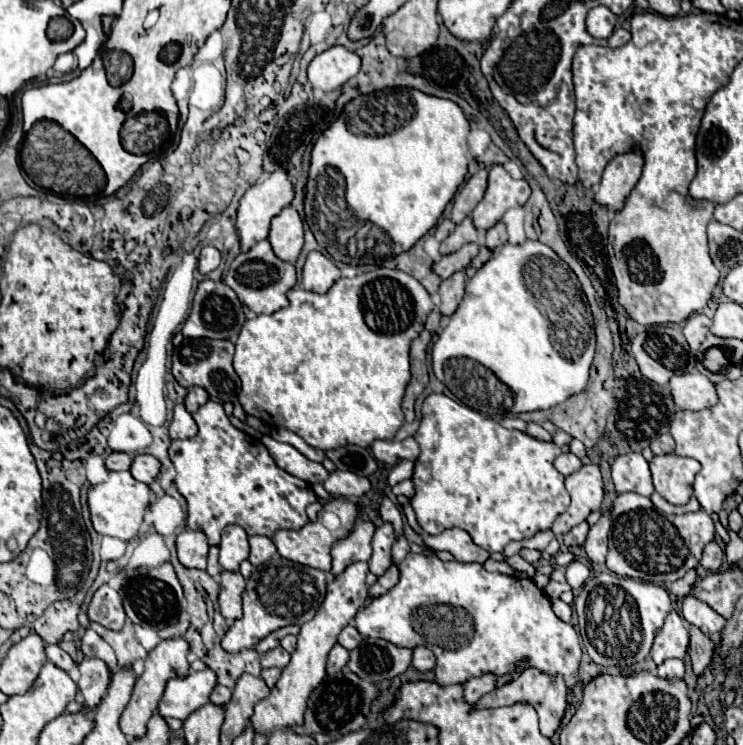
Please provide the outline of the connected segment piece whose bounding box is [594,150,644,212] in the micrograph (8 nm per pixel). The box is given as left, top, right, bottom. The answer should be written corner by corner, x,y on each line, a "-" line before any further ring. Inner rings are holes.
640,150
618,154
614,160
608,162
598,192
594,194
596,202
612,212
620,212
624,200
636,186
640,172
642,172
642,154

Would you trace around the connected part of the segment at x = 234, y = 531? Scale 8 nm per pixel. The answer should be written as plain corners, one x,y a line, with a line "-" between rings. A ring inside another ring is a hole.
230,524
222,532
222,542
220,542
220,566
228,572
238,572
240,562
246,560
250,554
248,546
248,534
244,528

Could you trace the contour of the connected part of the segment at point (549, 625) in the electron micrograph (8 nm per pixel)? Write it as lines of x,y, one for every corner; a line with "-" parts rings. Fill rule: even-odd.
408,552
402,560
402,576
398,584
384,596
374,598
368,606
364,606
356,614
354,626
364,638
382,638
400,648
428,646
436,656
434,682
440,686
462,684
482,674
502,676
516,670
538,668
548,676
562,676
566,688
572,690
578,682
578,666
582,656
578,634
570,624
562,622
554,614
546,592
532,582
534,580
530,578
486,572
482,564
442,562
436,556

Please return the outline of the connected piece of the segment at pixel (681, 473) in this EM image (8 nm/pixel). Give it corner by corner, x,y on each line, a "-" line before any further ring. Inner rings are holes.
664,454
650,460
650,470
656,492
664,496
670,504
682,506
692,496
694,476
700,472
700,464
692,458

